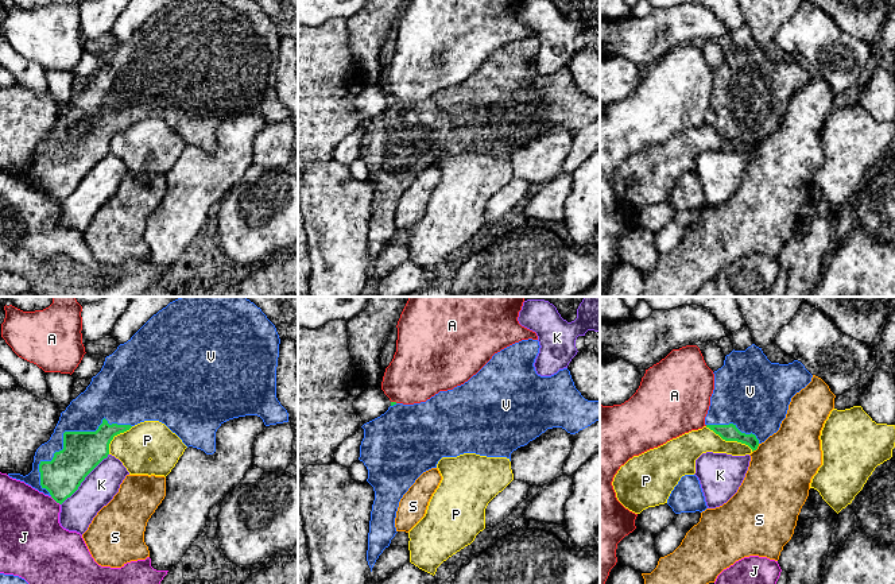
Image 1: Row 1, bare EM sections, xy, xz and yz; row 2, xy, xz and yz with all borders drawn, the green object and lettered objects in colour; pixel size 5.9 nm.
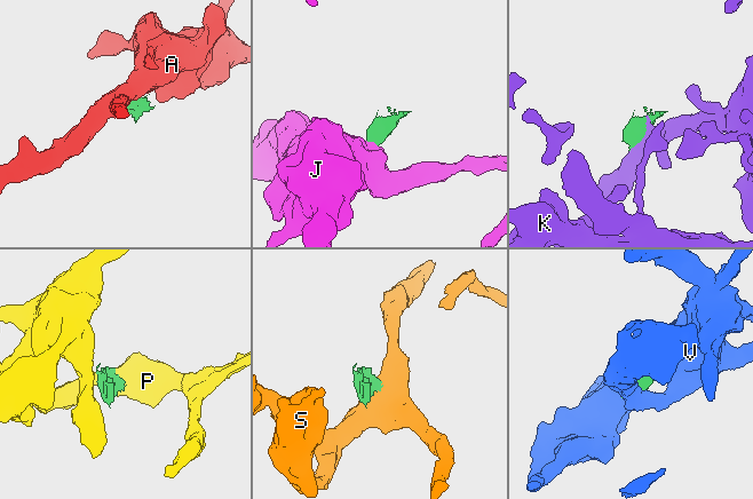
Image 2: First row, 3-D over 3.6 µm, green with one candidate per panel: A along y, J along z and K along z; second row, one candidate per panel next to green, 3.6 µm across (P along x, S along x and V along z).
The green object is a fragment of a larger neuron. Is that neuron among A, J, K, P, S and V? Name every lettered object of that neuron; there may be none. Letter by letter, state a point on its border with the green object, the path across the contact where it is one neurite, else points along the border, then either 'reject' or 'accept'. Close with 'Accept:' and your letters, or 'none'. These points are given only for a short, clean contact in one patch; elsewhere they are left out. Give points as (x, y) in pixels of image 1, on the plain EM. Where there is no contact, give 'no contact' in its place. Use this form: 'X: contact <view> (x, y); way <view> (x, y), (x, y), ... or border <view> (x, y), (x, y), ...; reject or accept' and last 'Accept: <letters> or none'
A: contact xz (394, 100); border xz (391, 99), (396, 100); reject
J: contact xy (55, 198); border xy (50, 194), (59, 202); reject
K: contact xy (84, 177); reject
P: contact yz (729, 138); border yz (705, 124), (725, 138), (744, 140), (752, 149); reject
S: contact yz (756, 146); border yz (759, 142), (752, 150); reject
V: contact xy (66, 130); accept
Accept: V

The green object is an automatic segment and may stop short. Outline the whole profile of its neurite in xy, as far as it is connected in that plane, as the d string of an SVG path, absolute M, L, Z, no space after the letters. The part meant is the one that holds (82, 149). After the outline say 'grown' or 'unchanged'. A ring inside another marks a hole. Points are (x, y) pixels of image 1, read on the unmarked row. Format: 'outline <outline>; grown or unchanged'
outline M170 0L166 5L154 12L127 40L120 42L112 53L105 55L101 69L92 76L86 88L73 97L66 108L61 111L59 119L50 138L36 147L32 169L26 174L20 171L8 171L8 174L24 179L62 202L78 187L85 175L108 155L109 142L113 135L129 128L140 120L159 119L175 131L187 146L193 144L201 147L206 152L213 152L216 150L216 129L229 117L245 113L257 113L263 117L266 124L288 120L288 111L276 96L279 42L280 36L275 23L253 0Z; grown

